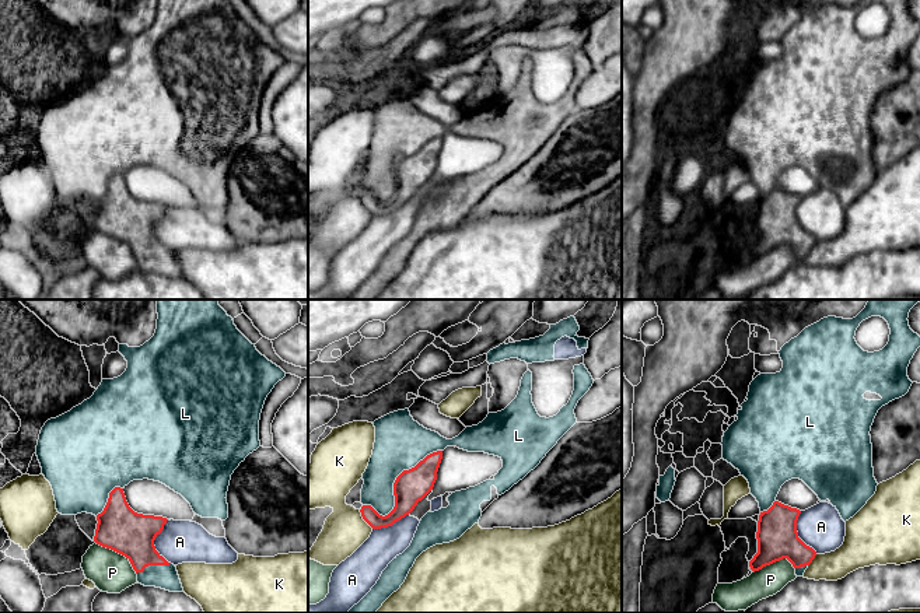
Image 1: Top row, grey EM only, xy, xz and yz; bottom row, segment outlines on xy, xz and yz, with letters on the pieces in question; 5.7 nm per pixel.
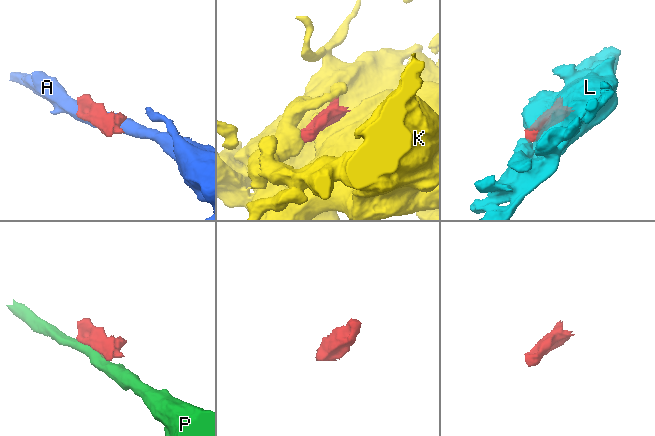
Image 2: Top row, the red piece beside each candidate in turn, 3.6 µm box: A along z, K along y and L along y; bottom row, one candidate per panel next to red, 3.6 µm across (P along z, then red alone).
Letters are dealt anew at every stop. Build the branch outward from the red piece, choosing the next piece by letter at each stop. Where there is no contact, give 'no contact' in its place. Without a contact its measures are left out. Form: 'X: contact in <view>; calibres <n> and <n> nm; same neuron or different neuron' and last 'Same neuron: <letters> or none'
A: contact in xy; calibres 260 and 240 nm; different neuron
K: contact in xz; calibres 110 and 240 nm; different neuron
L: contact in xz; calibres 190 and 300 nm; same neuron
P: contact in xy; calibres 260 and 240 nm; different neuron
Same neuron: L

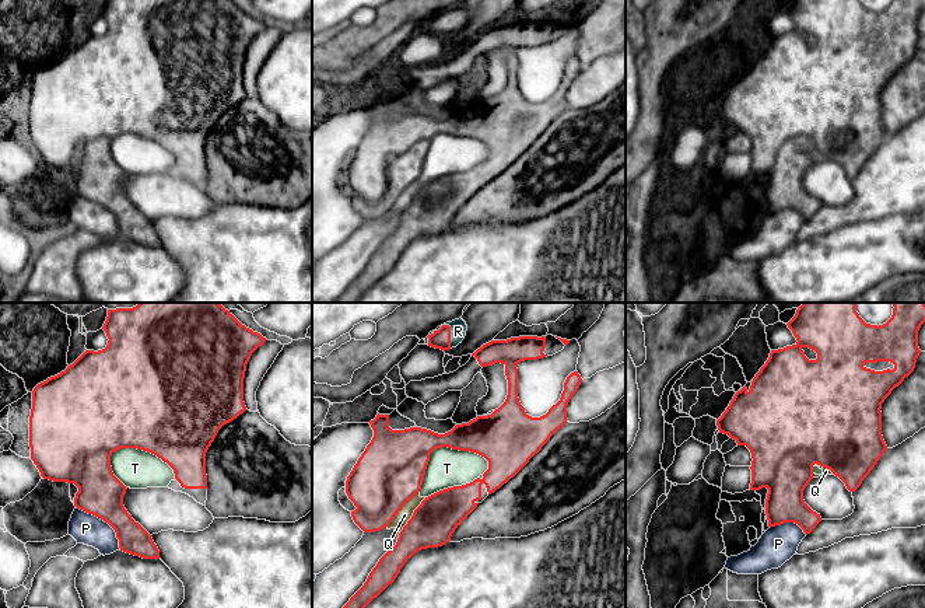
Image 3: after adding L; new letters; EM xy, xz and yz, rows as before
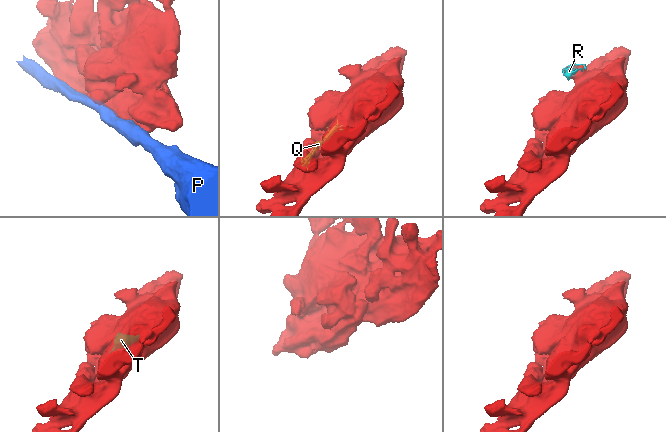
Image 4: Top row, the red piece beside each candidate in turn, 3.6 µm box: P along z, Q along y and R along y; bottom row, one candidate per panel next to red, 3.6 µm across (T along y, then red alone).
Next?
P: contact in xy; calibres 260 and 180 nm; different neuron
Q: contact in xz; calibres 380 and 80 nm; different neuron
R: contact in xz; calibres 110 and 100 nm; same neuron
T: contact in xz; calibres 320 and 220 nm; different neuron
Same neuron: R

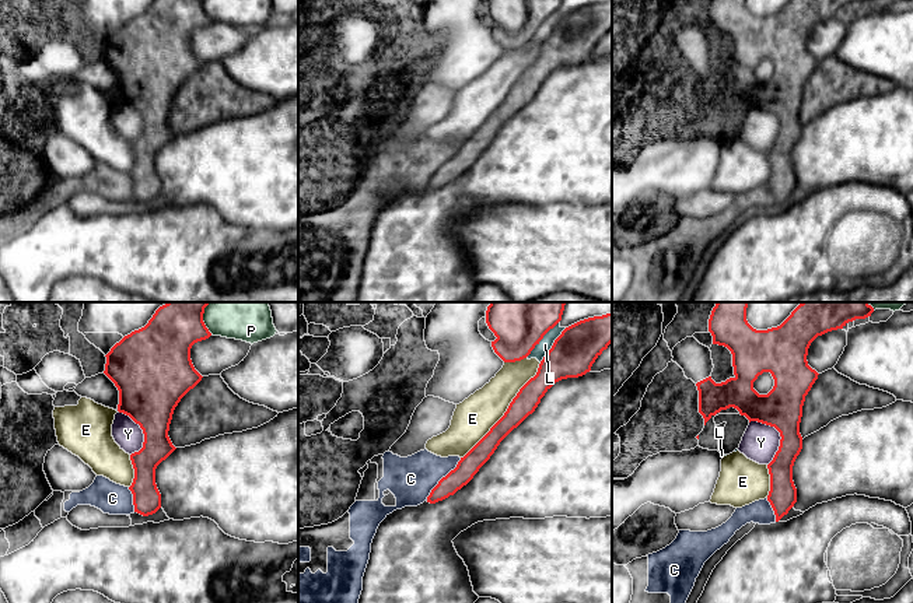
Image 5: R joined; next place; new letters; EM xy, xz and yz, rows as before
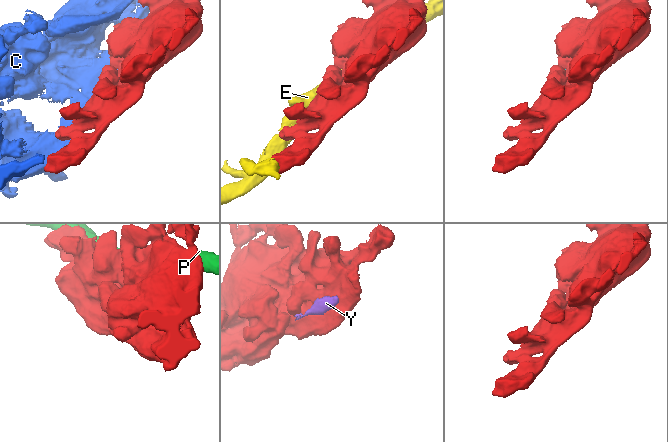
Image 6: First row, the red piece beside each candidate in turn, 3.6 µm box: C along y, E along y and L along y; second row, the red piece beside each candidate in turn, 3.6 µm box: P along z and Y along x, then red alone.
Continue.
C: contact in xz; calibres 120 and 260 nm; same neuron
E: contact in xz; calibres 140 and 220 nm; different neuron
L: contact in xz; calibres 240 and 80 nm; different neuron
P: contact in xy; calibres 300 and 160 nm; different neuron
Y: contact in yz; calibres 240 and 200 nm; different neuron
Same neuron: C

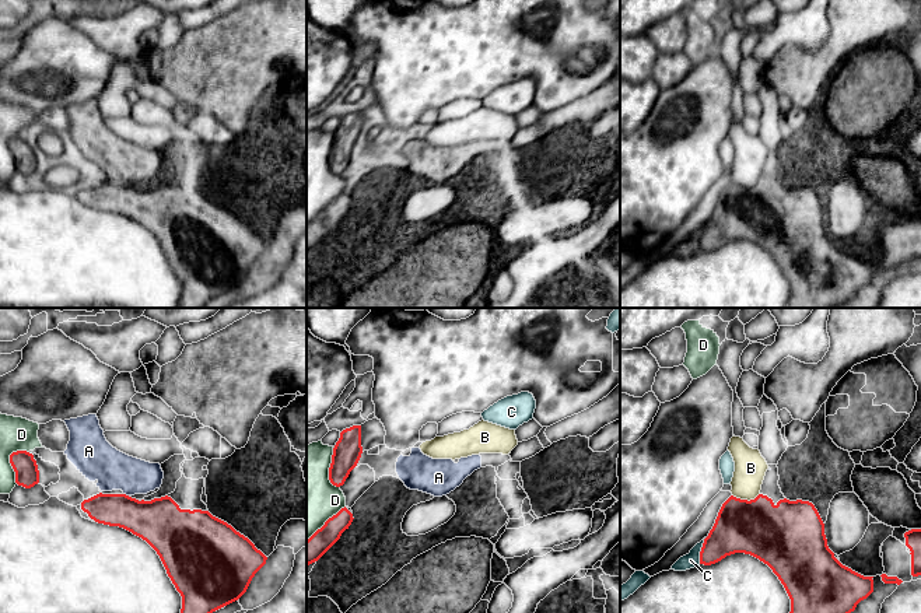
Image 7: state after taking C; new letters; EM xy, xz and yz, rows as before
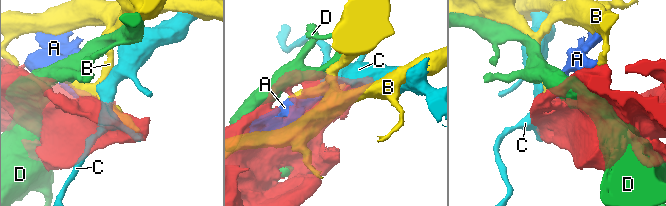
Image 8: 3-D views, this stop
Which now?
A: contact in xy; calibres 260 and 220 nm; same neuron
B: contact in yz; calibres 340 and 180 nm; different neuron
C: contact in yz; calibres 280 and 90 nm; different neuron
D: contact in xz; calibres 160 and 340 nm; different neuron
Same neuron: A

